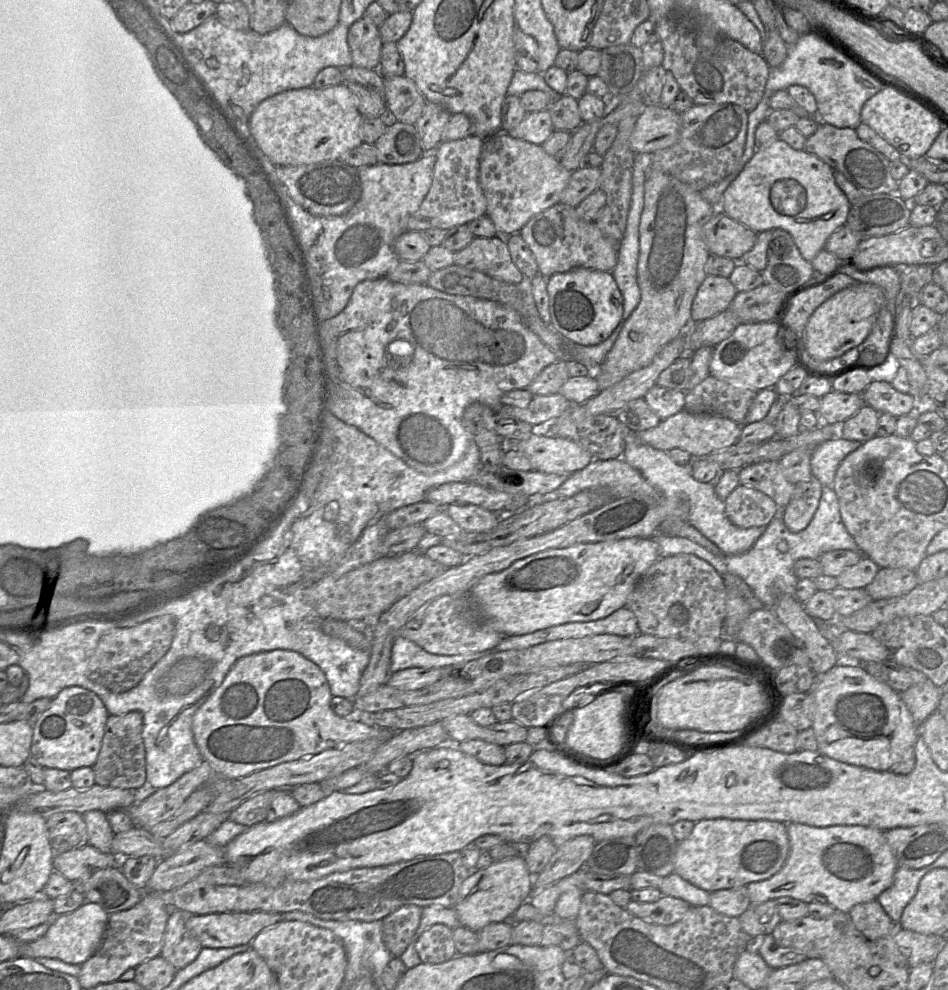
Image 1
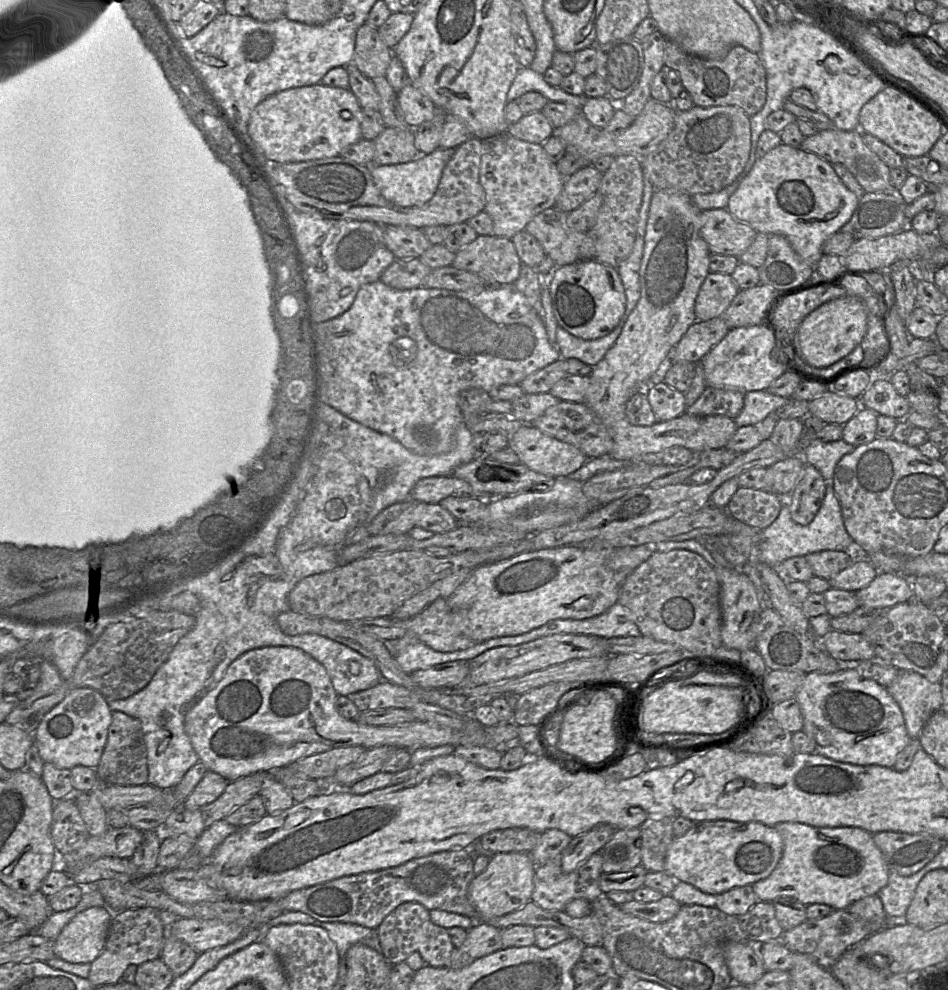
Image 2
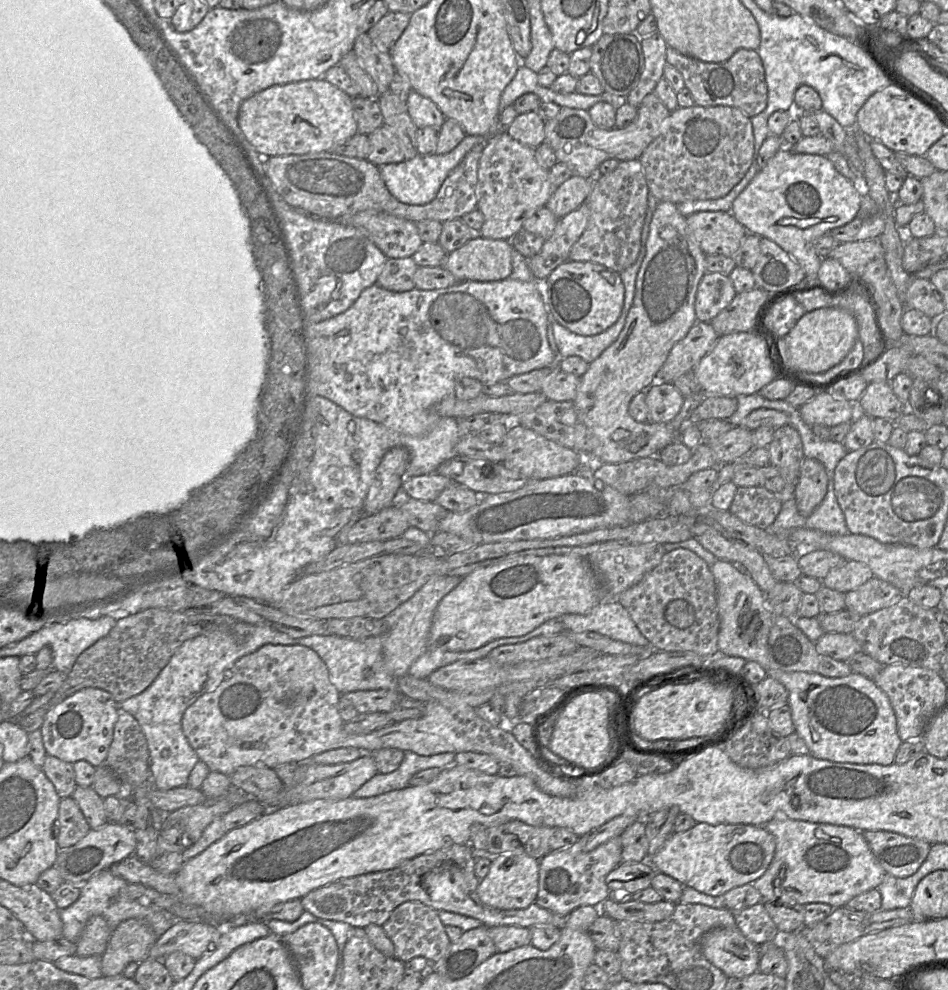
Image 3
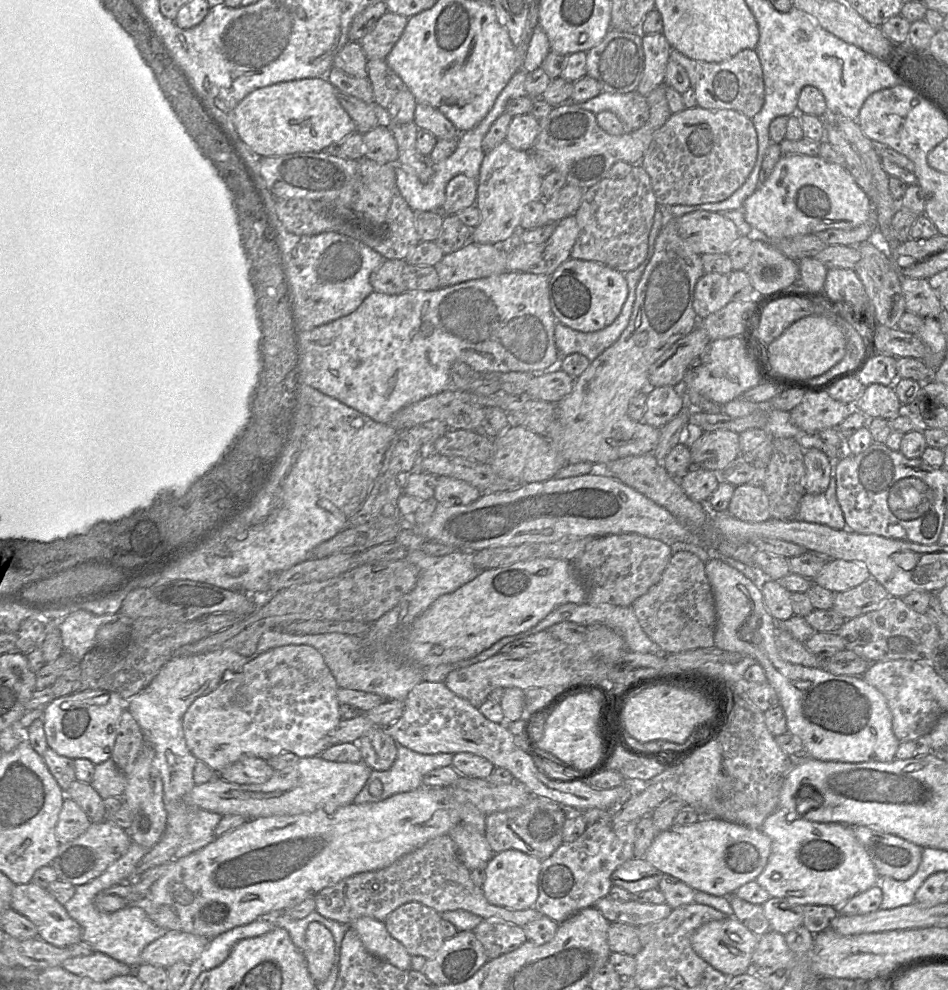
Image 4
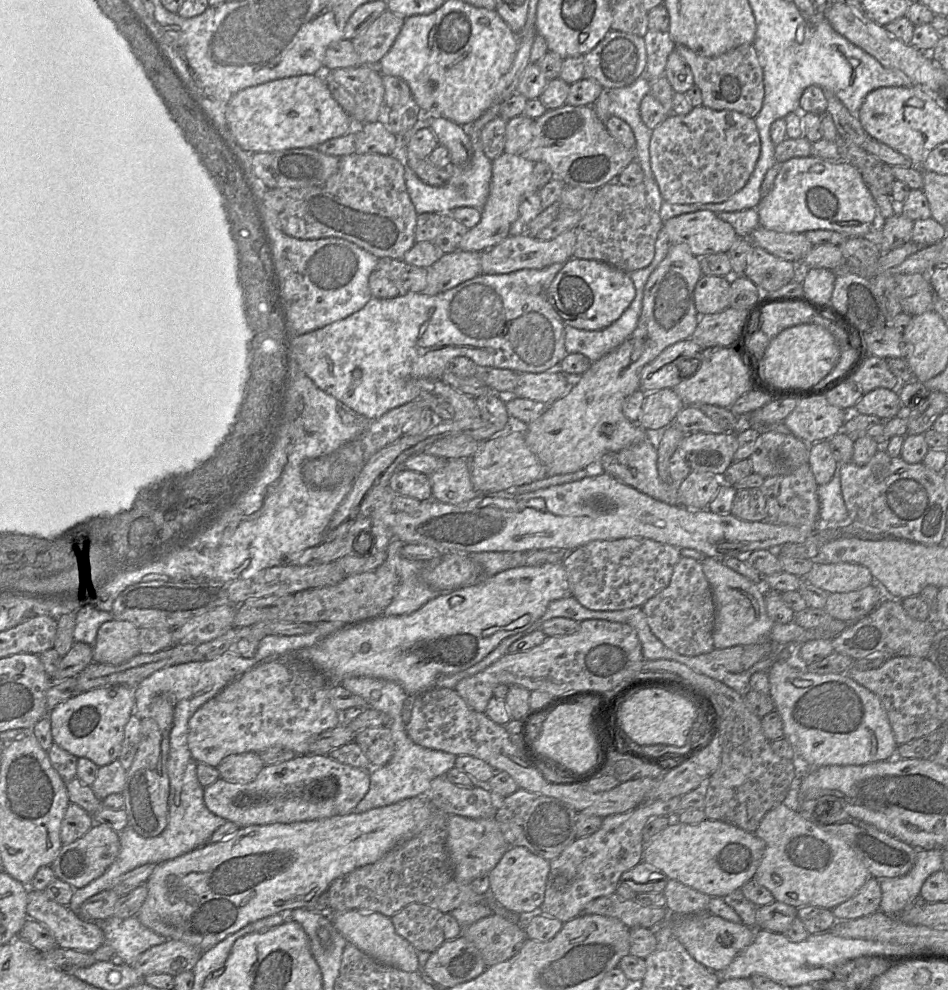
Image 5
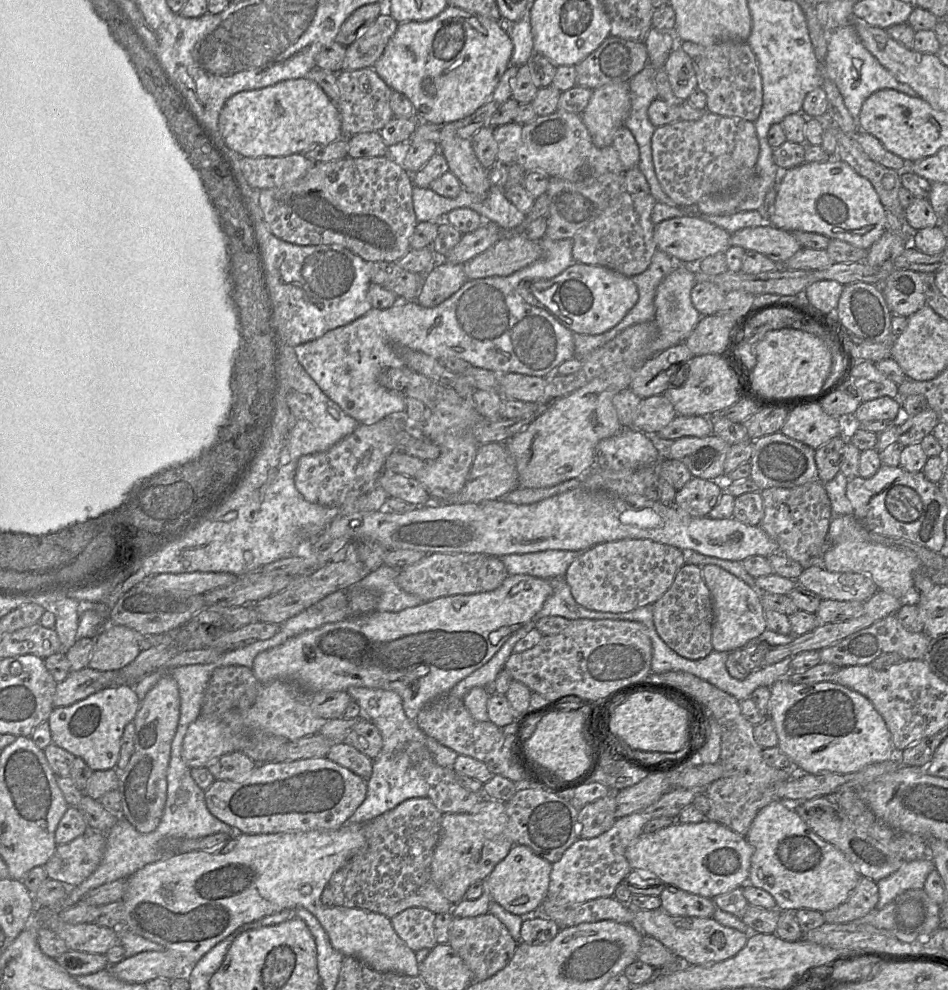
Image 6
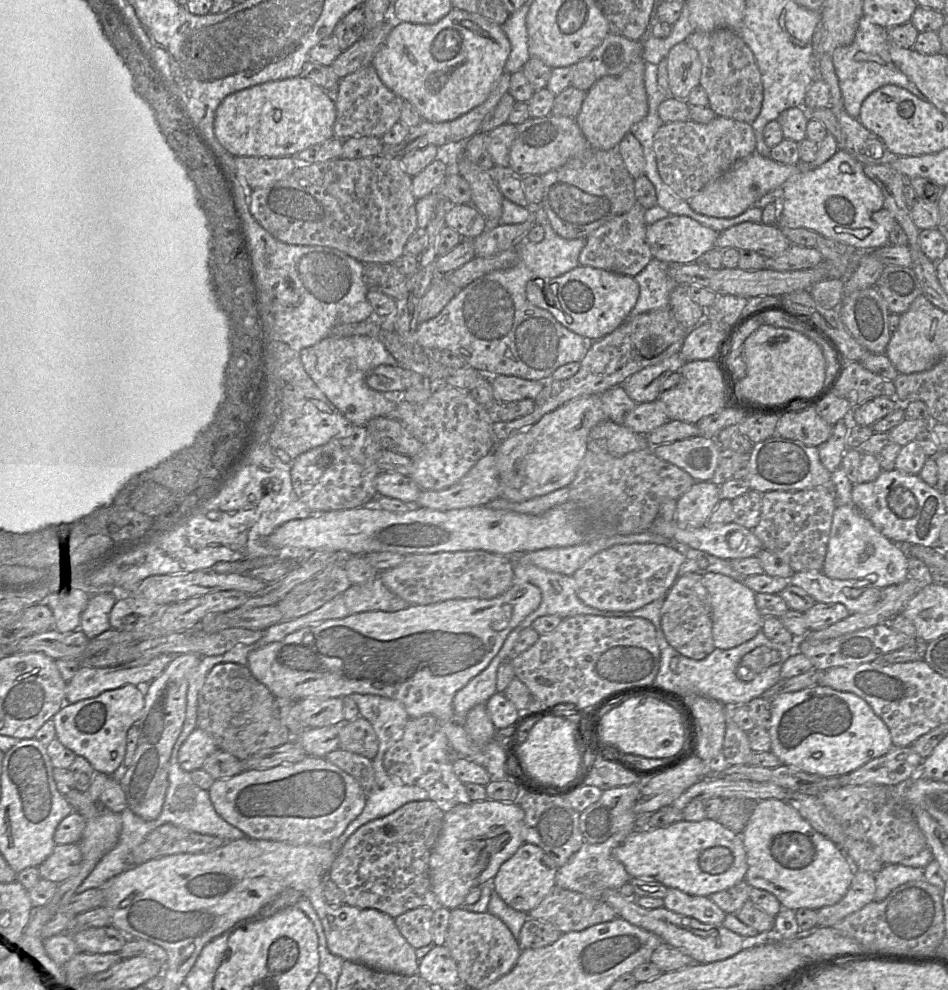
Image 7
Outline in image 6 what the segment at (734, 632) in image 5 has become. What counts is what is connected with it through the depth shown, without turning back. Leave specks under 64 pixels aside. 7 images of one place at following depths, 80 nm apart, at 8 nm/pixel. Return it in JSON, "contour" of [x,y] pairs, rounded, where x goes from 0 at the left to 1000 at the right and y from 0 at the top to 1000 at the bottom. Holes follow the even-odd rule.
{"contour":[[[741,572],[742,585],[749,596],[752,613],[751,653],[756,659],[771,659],[809,636],[804,599],[758,572]]]}

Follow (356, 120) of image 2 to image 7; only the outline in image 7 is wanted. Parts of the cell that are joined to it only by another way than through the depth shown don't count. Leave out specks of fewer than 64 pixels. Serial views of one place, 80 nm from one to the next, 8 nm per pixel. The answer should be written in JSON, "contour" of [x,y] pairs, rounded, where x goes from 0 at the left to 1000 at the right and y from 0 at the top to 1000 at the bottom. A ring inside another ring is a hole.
{"contour":[[[319,77],[272,85],[238,97],[231,105],[226,132],[233,146],[246,158],[310,158],[350,138],[354,121],[352,93],[345,93]]]}

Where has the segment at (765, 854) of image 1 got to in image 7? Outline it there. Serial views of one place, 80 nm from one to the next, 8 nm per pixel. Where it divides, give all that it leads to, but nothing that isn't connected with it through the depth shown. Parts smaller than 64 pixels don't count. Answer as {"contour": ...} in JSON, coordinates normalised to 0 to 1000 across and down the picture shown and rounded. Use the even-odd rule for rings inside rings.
{"contour":[[[748,826],[734,830],[718,828],[692,837],[673,836],[646,859],[646,865],[657,873],[666,887],[689,888],[704,897],[713,897],[732,905],[747,906],[767,899],[784,890],[789,878],[782,842],[776,842],[754,827]]]}

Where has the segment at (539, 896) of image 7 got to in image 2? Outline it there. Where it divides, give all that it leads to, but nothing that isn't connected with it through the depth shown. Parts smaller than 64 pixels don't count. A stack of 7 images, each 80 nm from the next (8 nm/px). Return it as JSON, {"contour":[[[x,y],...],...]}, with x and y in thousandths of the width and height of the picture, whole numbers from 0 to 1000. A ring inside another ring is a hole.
{"contour":[[[525,862],[518,866],[512,880],[501,885],[494,907],[511,930],[542,921],[560,909],[565,874],[557,862]]]}

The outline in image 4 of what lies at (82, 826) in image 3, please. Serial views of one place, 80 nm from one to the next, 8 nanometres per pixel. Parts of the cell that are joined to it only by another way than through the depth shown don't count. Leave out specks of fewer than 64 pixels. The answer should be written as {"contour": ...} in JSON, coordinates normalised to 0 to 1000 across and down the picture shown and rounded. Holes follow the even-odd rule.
{"contour":[[[70,805],[59,833],[59,845],[63,853],[73,852],[88,843],[97,830],[88,817]]]}

